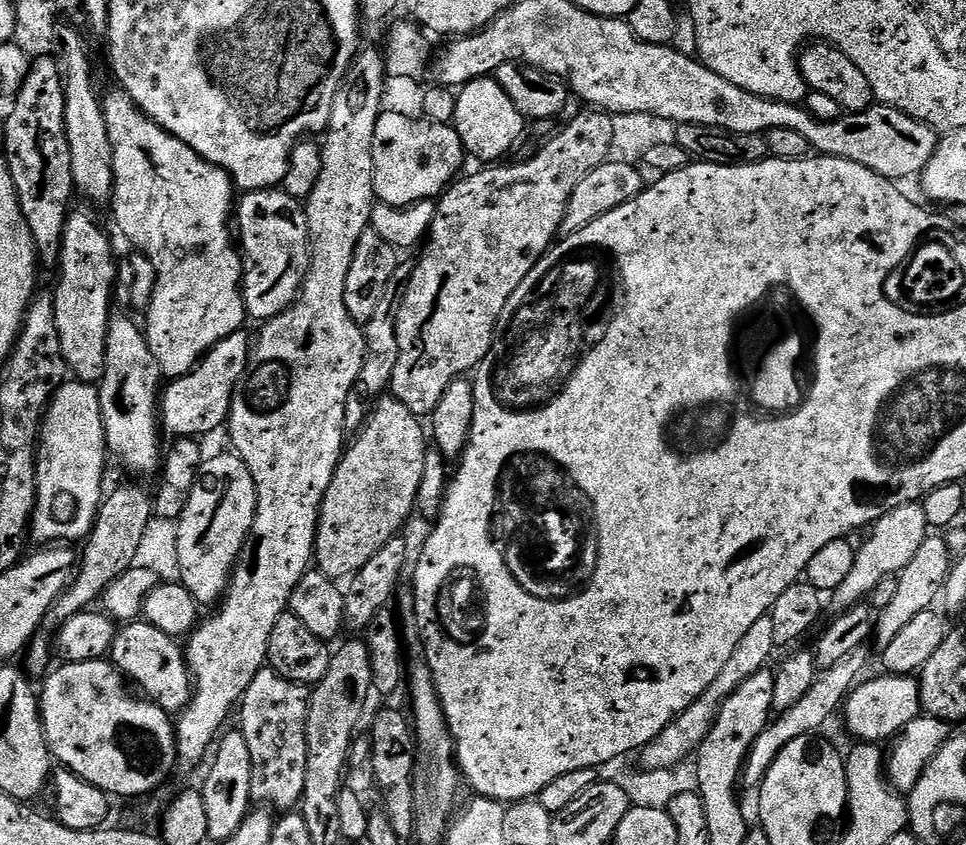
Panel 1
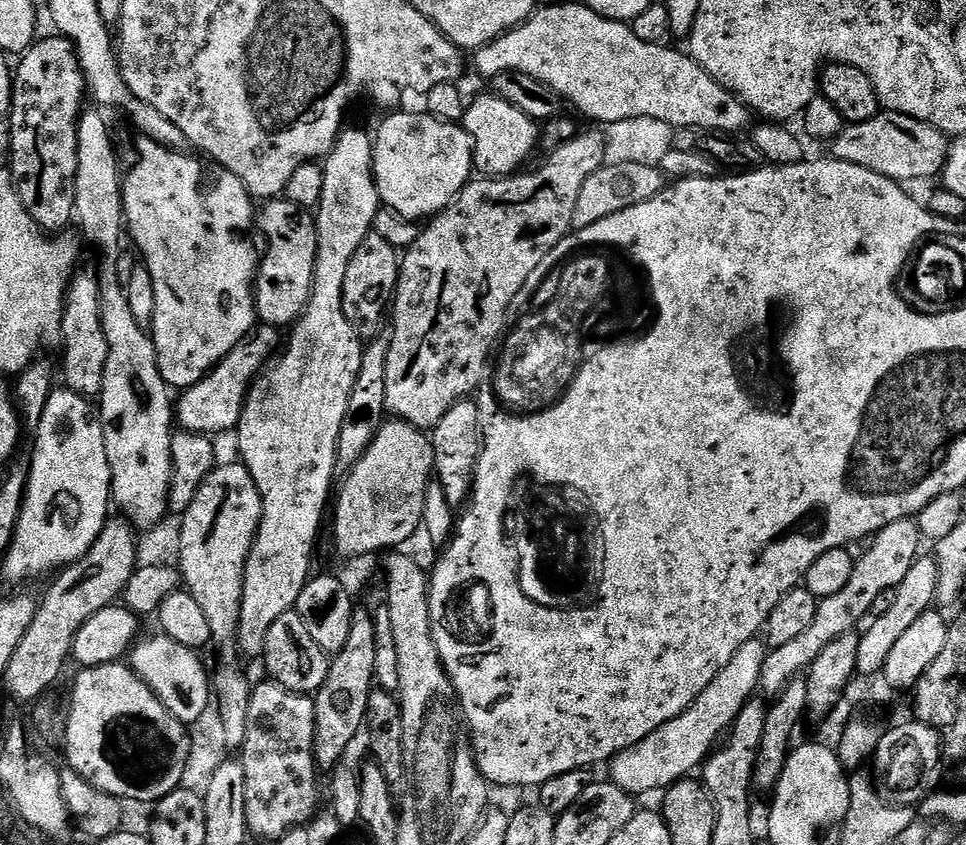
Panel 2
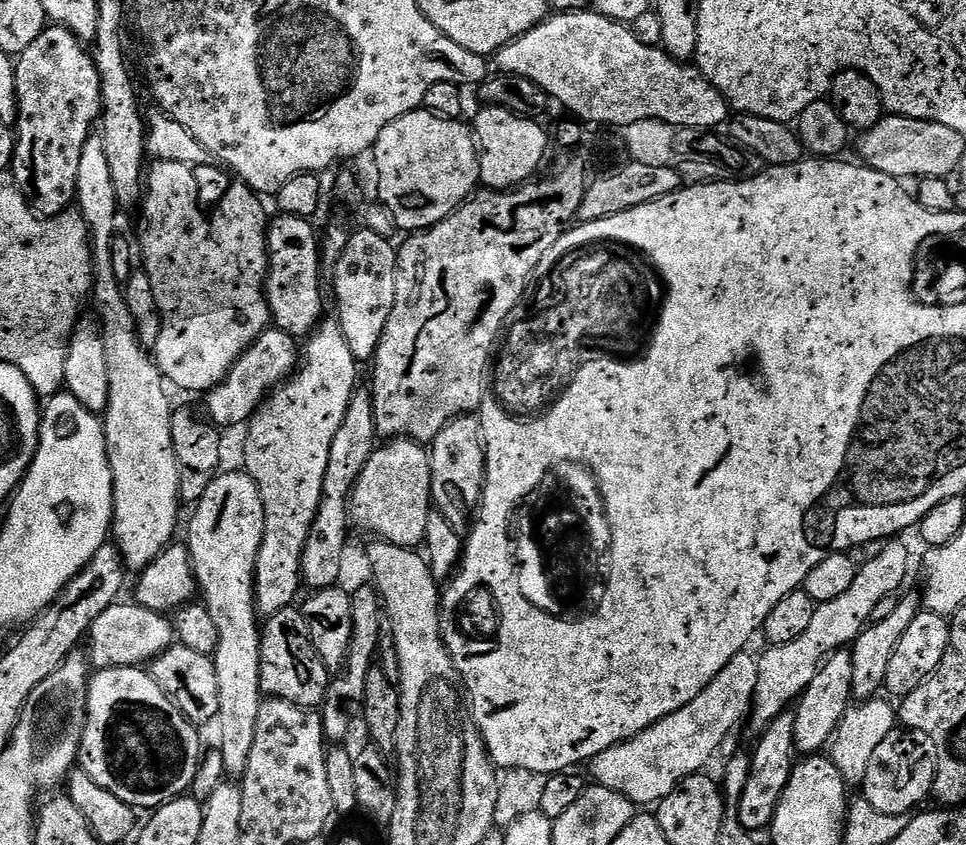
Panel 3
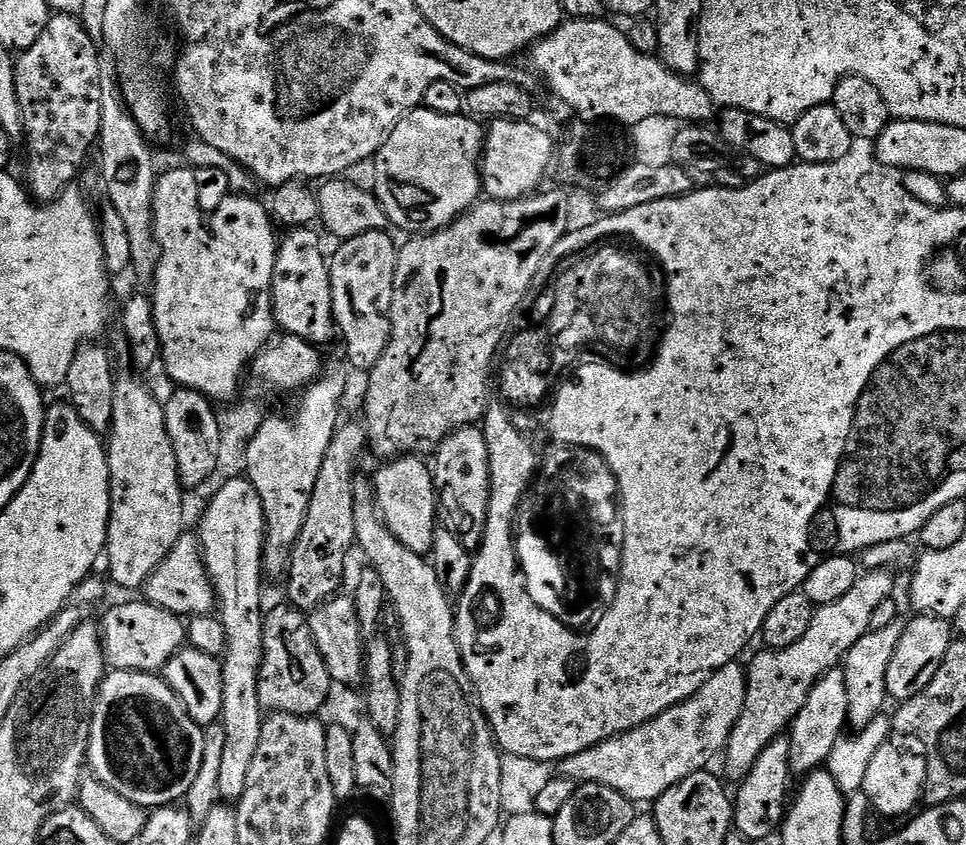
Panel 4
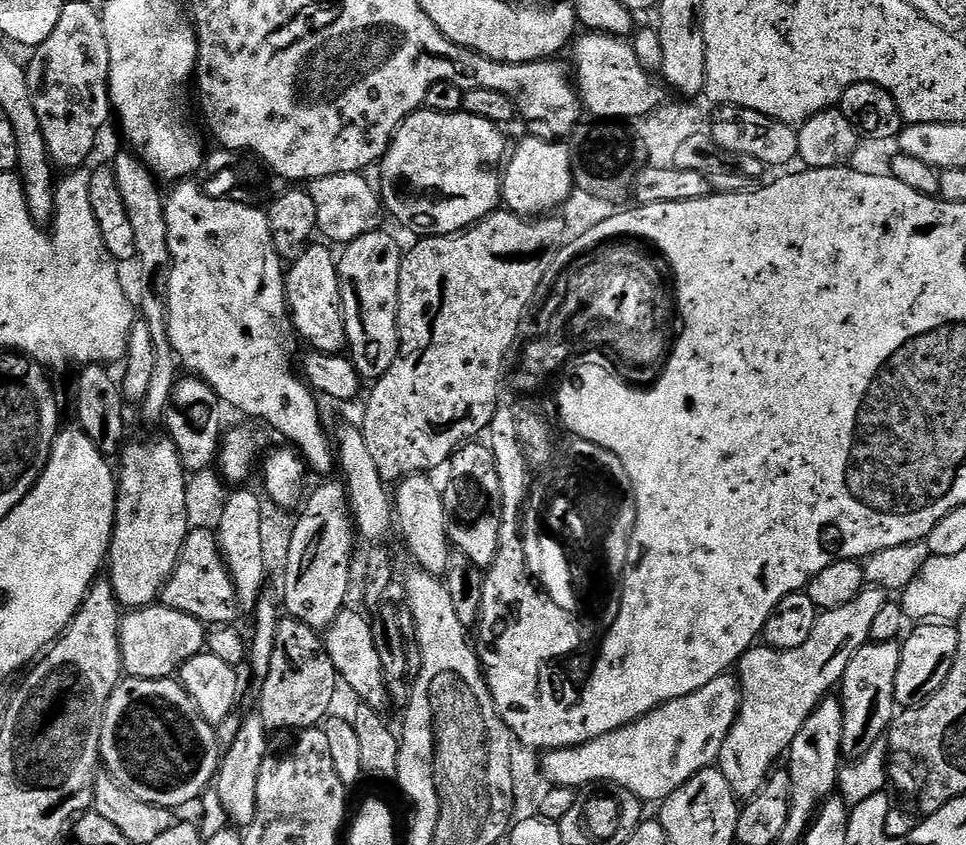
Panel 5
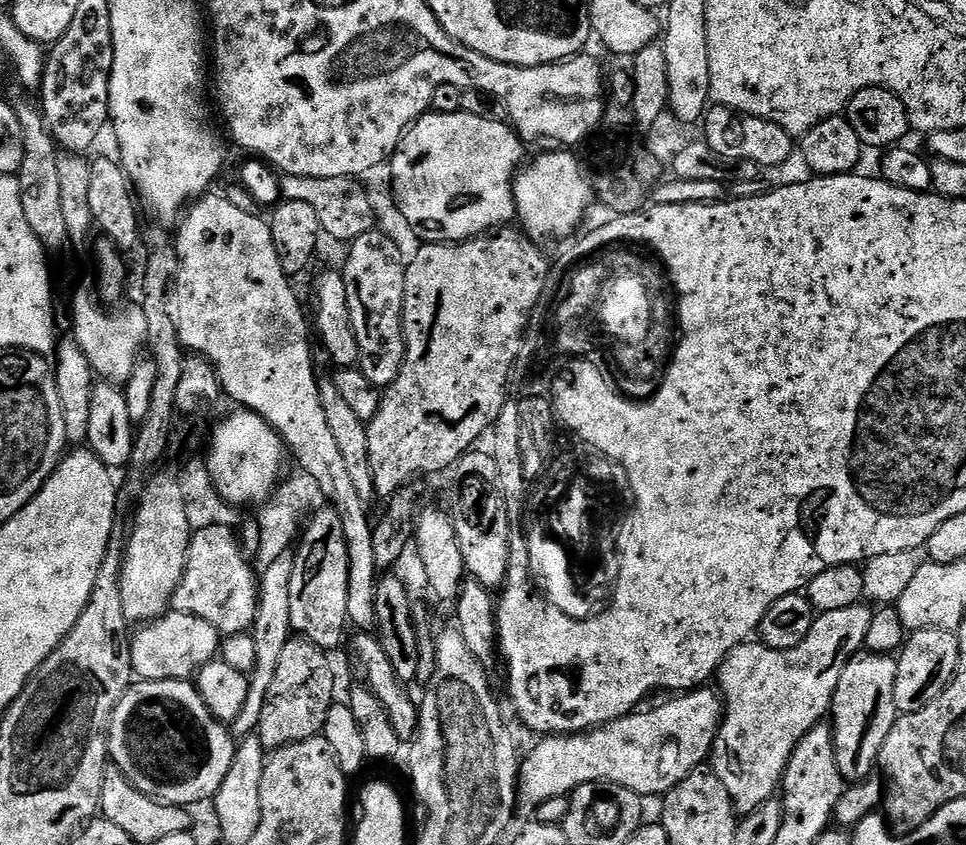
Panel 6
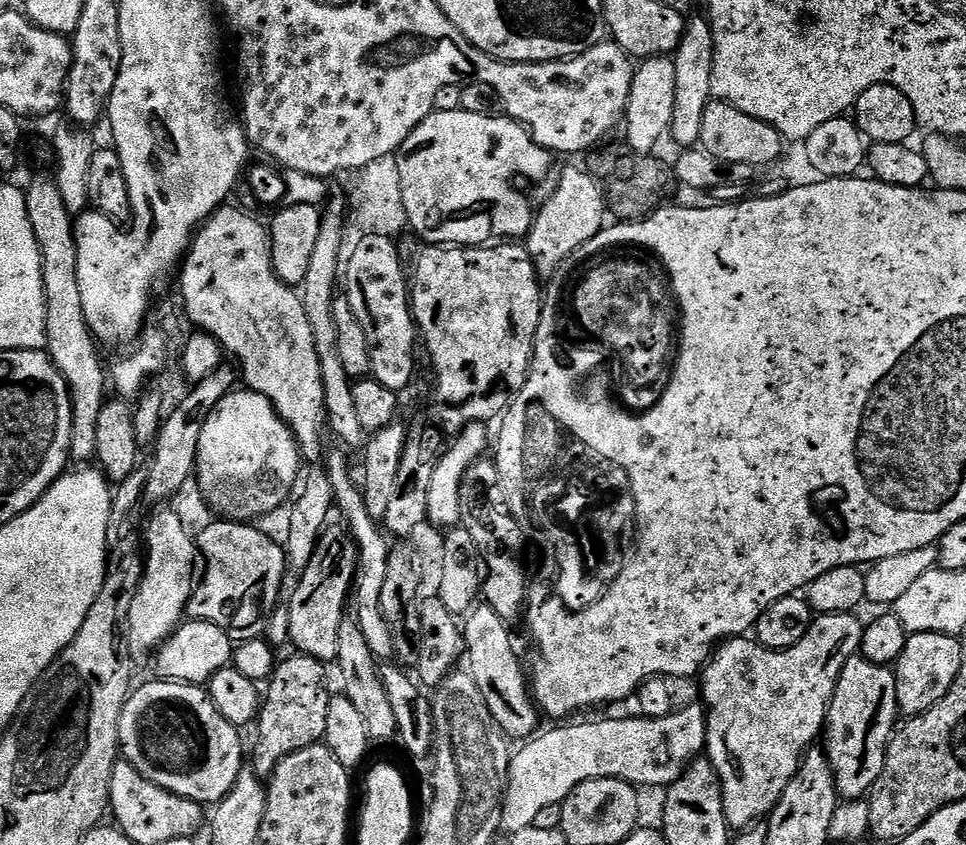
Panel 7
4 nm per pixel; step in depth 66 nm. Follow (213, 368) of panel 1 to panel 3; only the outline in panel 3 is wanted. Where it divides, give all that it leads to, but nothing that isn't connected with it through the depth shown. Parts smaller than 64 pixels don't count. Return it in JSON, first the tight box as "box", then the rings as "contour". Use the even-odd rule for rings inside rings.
{"box":[203,326,297,429],"contour":[[[275,326],[265,328],[264,333],[234,362],[223,382],[216,384],[206,393],[205,400],[208,401],[205,402],[203,411],[207,419],[219,429],[234,426],[235,423],[247,424],[264,397],[273,388],[283,384],[297,367],[297,337]]]}

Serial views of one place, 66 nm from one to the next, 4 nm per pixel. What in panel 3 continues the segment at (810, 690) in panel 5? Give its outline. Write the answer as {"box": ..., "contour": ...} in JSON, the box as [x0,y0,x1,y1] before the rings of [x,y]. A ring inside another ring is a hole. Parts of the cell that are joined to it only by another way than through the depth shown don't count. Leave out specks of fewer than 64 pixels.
{"box":[750,542,908,730],"contour":[[[900,542],[884,544],[882,554],[878,558],[863,561],[857,567],[854,584],[846,594],[834,598],[834,602],[817,604],[814,618],[810,626],[802,634],[802,638],[794,638],[794,642],[786,642],[786,646],[768,646],[764,653],[759,653],[758,686],[752,696],[750,724],[756,730],[763,730],[778,714],[789,711],[799,701],[800,696],[810,686],[810,681],[824,661],[832,655],[847,649],[868,627],[874,614],[874,606],[882,602],[882,598],[896,596],[905,587],[904,579],[908,576],[908,548]],[[901,587],[901,588],[900,588]],[[900,588],[900,589],[899,589]]]}

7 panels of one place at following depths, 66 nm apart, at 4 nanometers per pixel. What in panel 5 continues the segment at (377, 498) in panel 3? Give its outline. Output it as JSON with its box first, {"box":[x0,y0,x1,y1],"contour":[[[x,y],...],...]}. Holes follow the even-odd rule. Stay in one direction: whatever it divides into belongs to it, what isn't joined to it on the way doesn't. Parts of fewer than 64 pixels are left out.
{"box":[394,474,450,574],"contour":[[[428,474],[406,476],[394,488],[394,516],[398,521],[398,532],[404,535],[412,556],[425,572],[442,574],[448,569],[450,541],[448,539],[448,519],[444,513],[444,497],[441,489]]]}

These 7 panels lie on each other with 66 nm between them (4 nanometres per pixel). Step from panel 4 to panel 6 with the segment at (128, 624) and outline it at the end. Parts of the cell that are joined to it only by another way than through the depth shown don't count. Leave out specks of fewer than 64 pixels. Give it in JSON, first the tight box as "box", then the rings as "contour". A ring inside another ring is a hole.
{"box":[130,611,222,680],"contour":[[[167,611],[156,620],[149,620],[131,633],[130,658],[133,673],[140,680],[192,680],[202,666],[217,659],[222,633],[206,618],[194,614]]]}

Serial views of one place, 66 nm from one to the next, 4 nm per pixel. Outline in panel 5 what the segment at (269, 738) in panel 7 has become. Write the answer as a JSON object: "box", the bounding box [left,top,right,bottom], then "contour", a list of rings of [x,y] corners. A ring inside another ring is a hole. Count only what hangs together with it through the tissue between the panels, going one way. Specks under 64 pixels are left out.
{"box":[258,619,338,733],"contour":[[[281,619],[278,638],[274,642],[274,658],[270,658],[270,674],[266,674],[266,678],[258,684],[258,714],[269,733],[323,725],[326,717],[333,711],[336,684],[338,688],[334,662],[330,662],[330,654],[326,654],[321,633],[306,626],[301,620]]]}

